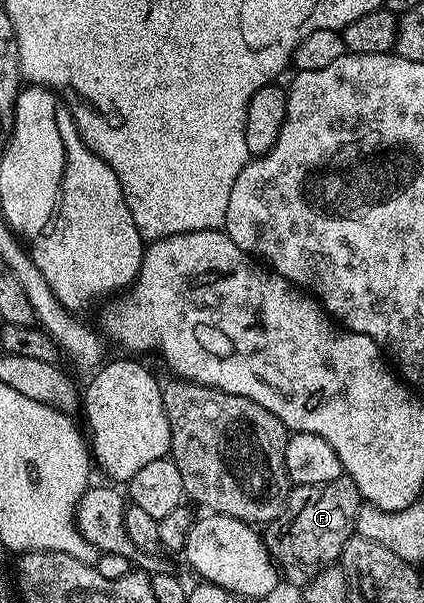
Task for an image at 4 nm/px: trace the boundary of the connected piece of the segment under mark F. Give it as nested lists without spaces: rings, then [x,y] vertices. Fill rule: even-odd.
[[[345,475],[321,485],[298,485],[289,492],[284,510],[267,522],[262,536],[279,572],[292,585],[309,585],[328,565],[341,560],[346,543],[356,533],[356,516],[362,508],[362,498],[351,477]]]

